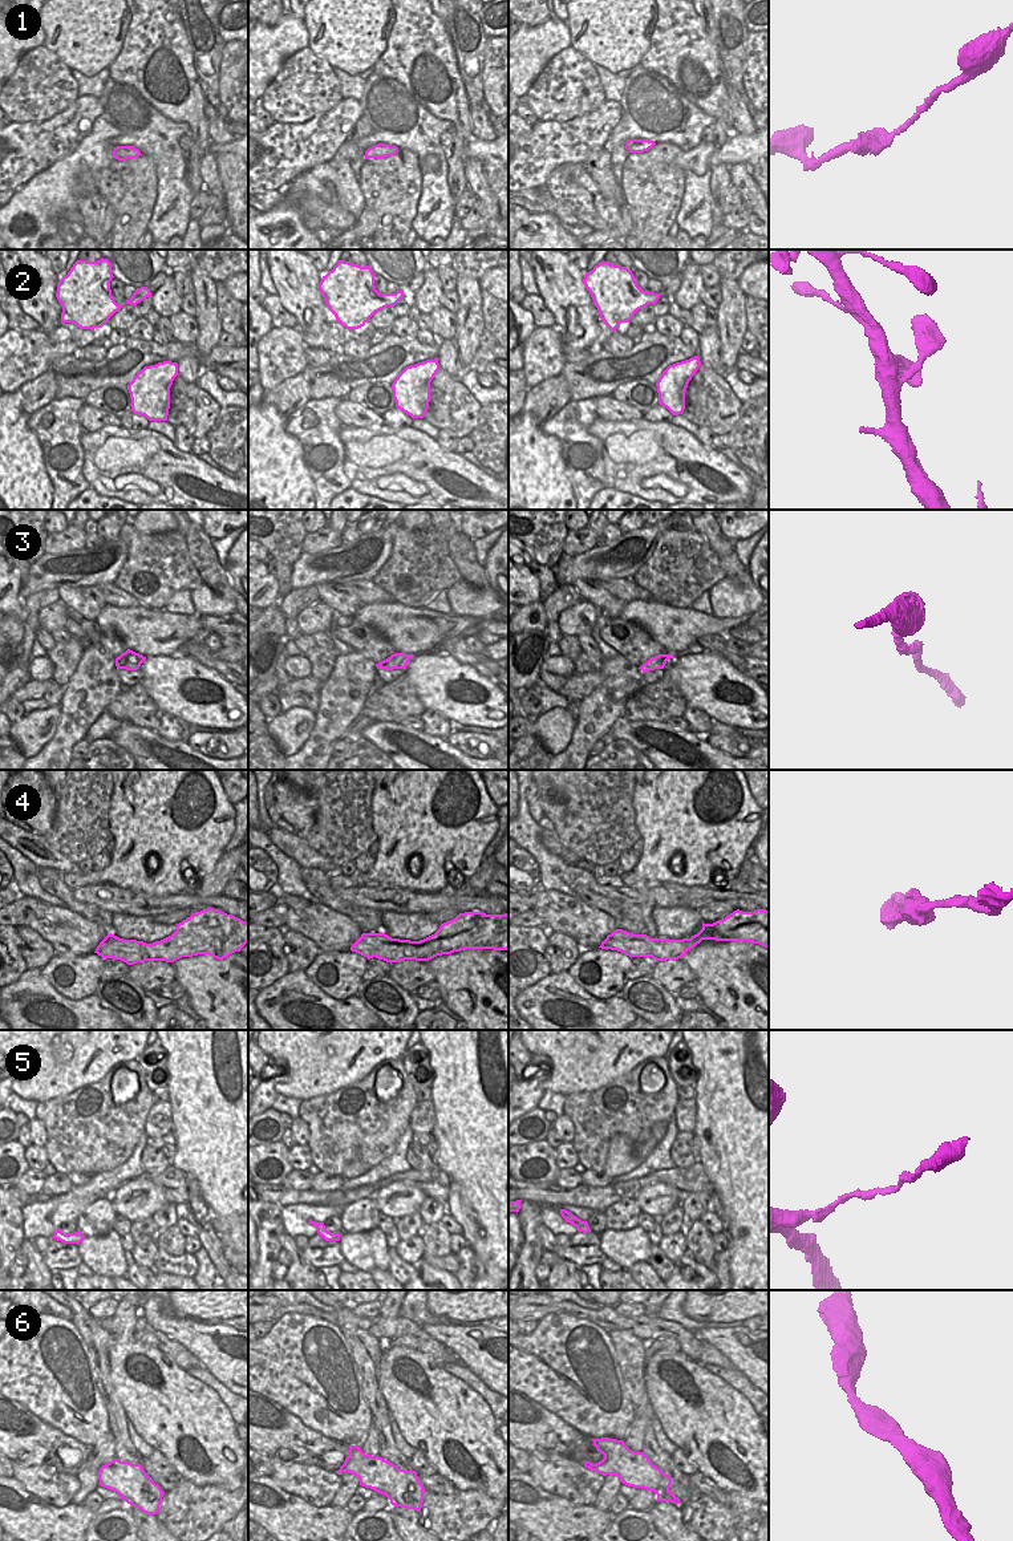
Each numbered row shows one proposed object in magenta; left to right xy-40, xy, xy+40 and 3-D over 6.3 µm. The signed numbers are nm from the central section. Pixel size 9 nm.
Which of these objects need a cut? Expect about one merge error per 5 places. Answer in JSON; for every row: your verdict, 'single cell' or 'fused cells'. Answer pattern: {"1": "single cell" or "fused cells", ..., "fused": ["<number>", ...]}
{"1": "single cell", "2": "single cell", "3": "single cell", "4": "single cell", "5": "single cell", "6": "single cell", "fused": []}

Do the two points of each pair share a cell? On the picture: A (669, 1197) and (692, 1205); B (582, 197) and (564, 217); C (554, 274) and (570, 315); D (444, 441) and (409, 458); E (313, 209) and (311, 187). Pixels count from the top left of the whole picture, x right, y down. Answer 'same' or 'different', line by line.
A: different
B: different
C: same
D: different
E: different

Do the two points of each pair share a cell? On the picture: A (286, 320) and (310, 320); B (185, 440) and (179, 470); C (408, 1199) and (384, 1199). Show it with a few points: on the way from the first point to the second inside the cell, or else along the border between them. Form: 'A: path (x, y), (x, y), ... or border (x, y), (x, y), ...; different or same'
A: border (278, 296), (279, 301), (295, 317), (298, 327); different
B: border (174, 445), (179, 450), (189, 453); different
C: path (402, 1199), (389, 1201); same

